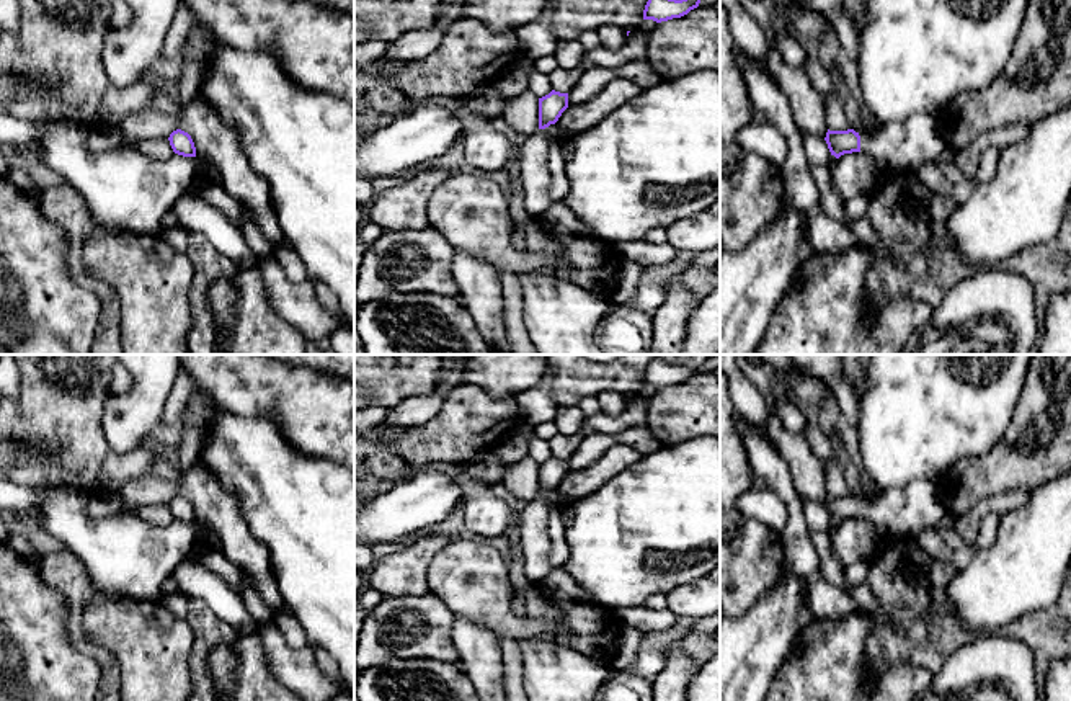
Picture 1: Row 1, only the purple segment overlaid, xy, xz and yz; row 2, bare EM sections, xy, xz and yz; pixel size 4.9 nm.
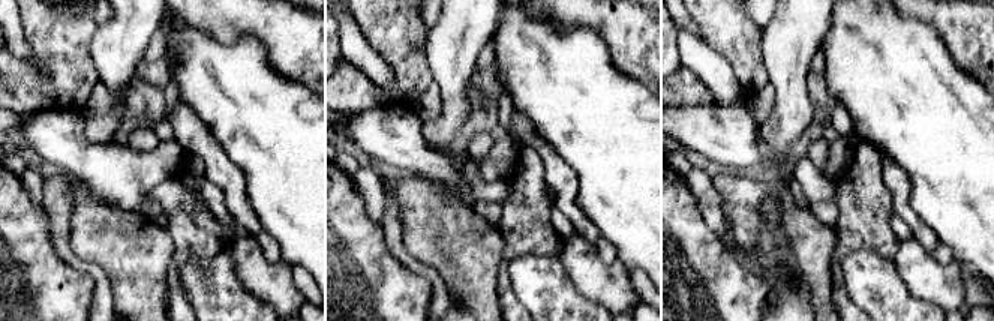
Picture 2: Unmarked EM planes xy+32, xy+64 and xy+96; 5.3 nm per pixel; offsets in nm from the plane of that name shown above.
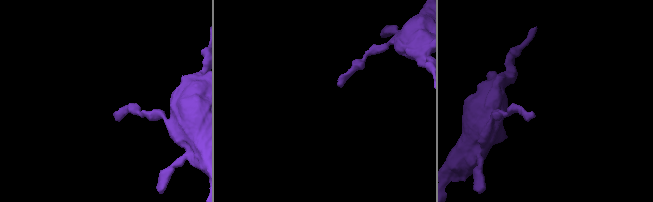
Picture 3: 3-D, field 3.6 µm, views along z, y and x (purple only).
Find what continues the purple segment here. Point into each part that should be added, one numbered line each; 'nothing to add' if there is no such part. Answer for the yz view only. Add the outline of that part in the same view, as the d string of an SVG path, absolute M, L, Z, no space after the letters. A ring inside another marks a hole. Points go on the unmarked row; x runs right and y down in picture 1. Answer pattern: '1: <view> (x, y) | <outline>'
1: yz (906, 512) | M922 479L883 490L872 503L860 502L860 518L869 520L882 539L916 539L927 528L940 533L944 516L937 485Z

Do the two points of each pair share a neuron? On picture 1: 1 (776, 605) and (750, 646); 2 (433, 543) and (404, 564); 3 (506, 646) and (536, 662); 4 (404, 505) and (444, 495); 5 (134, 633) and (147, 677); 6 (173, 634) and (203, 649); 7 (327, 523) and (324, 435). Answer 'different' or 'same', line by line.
1: same
2: same
3: different
4: same
5: same
6: different
7: different

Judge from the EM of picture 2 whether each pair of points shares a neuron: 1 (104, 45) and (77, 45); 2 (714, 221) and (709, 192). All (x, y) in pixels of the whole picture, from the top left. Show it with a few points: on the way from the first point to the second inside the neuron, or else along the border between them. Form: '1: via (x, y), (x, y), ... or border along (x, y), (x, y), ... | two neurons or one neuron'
1: border along (96, 26), (92, 35), (92, 62), (99, 80) | two neurons
2: via (712, 213), (709, 200) | one neuron

